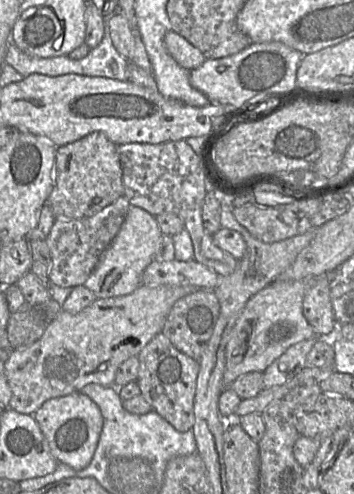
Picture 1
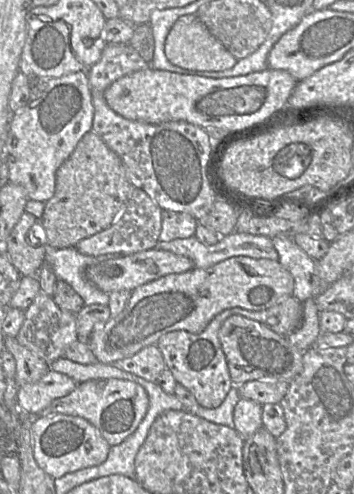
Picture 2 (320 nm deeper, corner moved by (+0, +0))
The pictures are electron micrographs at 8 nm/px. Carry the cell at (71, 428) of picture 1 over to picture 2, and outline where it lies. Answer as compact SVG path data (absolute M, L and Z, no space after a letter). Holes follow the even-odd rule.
M109 378L77 383L68 395L53 400L37 416L66 414L79 416L89 421L111 445L120 444L131 435L143 420L149 406L145 389L132 381Z

